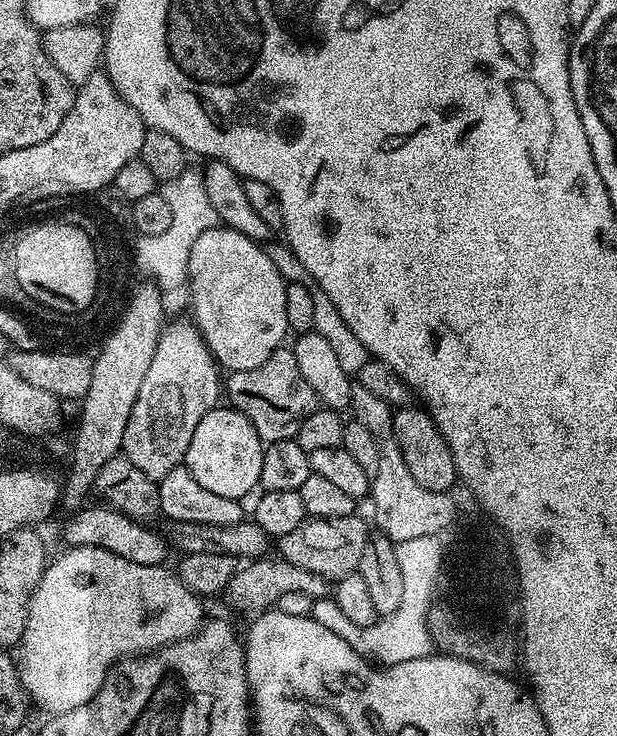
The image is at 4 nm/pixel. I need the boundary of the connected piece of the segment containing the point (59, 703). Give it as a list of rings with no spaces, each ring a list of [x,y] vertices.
[[[95,544],[72,546],[64,551],[68,552],[62,553],[53,564],[51,561],[44,569],[42,578],[30,598],[28,617],[26,618],[26,630],[22,634],[18,645],[20,685],[24,688],[29,701],[31,701],[35,707],[37,704],[38,707],[45,708],[45,713],[48,714],[69,712],[78,706],[86,706],[86,702],[90,702],[94,698],[94,694],[98,694],[105,687],[104,679],[108,676],[108,667],[110,667],[115,660],[120,660],[123,656],[134,655],[133,657],[135,657],[137,654],[155,652],[157,648],[163,648],[166,644],[172,644],[176,640],[184,640],[187,636],[194,635],[206,619],[204,608],[200,605],[203,604],[201,597],[197,596],[195,592],[191,592],[190,589],[180,581],[179,575],[177,575],[175,571],[167,572],[167,567],[138,566],[136,560],[118,558],[118,554],[114,554],[110,550],[106,550],[104,547]]]

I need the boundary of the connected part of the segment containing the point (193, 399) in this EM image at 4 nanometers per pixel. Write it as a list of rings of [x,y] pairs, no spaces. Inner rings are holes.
[[[176,320],[167,325],[160,333],[160,341],[154,350],[154,358],[150,358],[150,367],[146,369],[146,378],[142,378],[142,387],[138,390],[138,398],[134,402],[134,410],[130,410],[130,422],[126,422],[123,455],[128,457],[142,474],[146,474],[157,482],[170,470],[181,467],[184,455],[190,446],[190,438],[194,438],[194,430],[198,422],[214,407],[217,407],[222,396],[222,375],[212,351],[206,346],[204,337],[195,323]]]

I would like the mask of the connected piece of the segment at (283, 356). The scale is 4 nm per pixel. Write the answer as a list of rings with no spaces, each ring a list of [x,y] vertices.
[[[288,346],[277,348],[266,362],[262,362],[262,366],[254,366],[254,370],[231,373],[226,380],[226,400],[252,423],[265,445],[293,439],[298,434],[300,423],[318,407],[314,390],[310,390],[306,378],[302,378],[298,358],[294,358]]]

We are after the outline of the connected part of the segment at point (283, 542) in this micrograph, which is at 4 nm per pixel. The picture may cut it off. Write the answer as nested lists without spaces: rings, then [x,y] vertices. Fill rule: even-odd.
[[[353,514],[346,518],[318,520],[305,518],[290,534],[279,537],[279,559],[294,562],[294,566],[302,566],[302,570],[310,570],[310,574],[318,574],[323,580],[335,582],[344,576],[357,571],[362,562],[362,550],[366,550],[370,539],[370,531]]]

